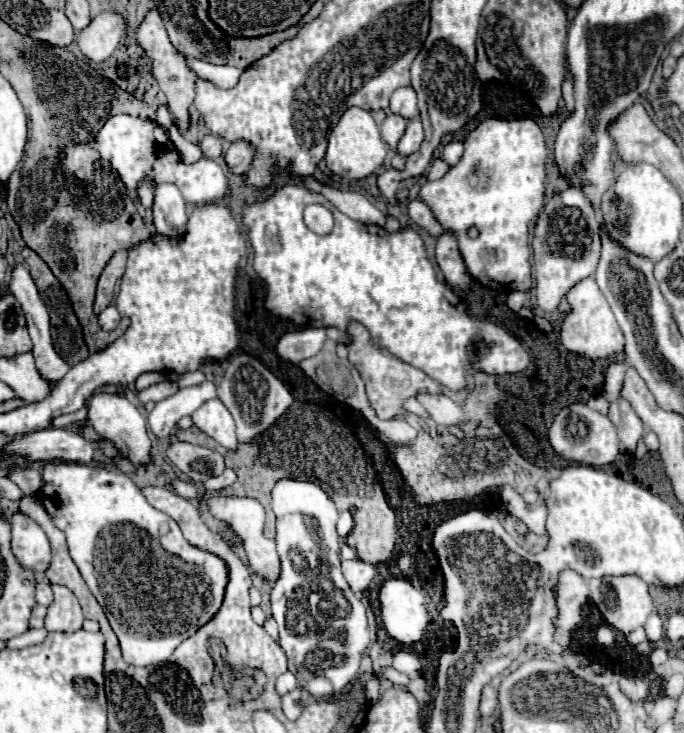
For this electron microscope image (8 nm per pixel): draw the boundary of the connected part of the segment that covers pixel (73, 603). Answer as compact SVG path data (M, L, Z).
M52 586L54 602L48 608L46 630L48 632L76 632L82 628L84 616L78 598L66 586Z

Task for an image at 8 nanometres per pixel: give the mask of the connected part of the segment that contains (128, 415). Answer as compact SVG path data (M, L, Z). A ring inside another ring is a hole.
M96 394L96 396L88 398L88 420L90 420L92 428L96 430L96 434L102 436L104 440L114 442L118 454L122 458L126 458L130 464L134 464L134 466L150 464L152 440L148 436L146 418L138 412L138 408L128 398L118 396L118 394Z

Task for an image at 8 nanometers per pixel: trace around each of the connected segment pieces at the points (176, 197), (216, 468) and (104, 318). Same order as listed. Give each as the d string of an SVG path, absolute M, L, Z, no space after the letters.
M160 184L154 190L154 226L156 234L170 236L170 238L182 238L186 234L186 222L188 222L188 206L172 184Z
M172 442L166 454L176 470L196 484L202 484L208 476L218 476L224 470L224 458L210 448L188 442Z
M108 306L108 308L98 316L98 324L100 324L100 328L106 330L106 332L114 330L114 328L118 326L118 322L120 322L120 314L118 314L118 310L116 310L114 306Z

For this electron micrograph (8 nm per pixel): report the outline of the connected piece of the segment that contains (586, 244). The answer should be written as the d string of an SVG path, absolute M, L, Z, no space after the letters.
M570 186L564 192L552 196L538 216L534 230L534 268L536 268L536 302L544 312L556 310L564 294L580 282L580 278L592 276L600 260L600 222L596 208L580 186Z

